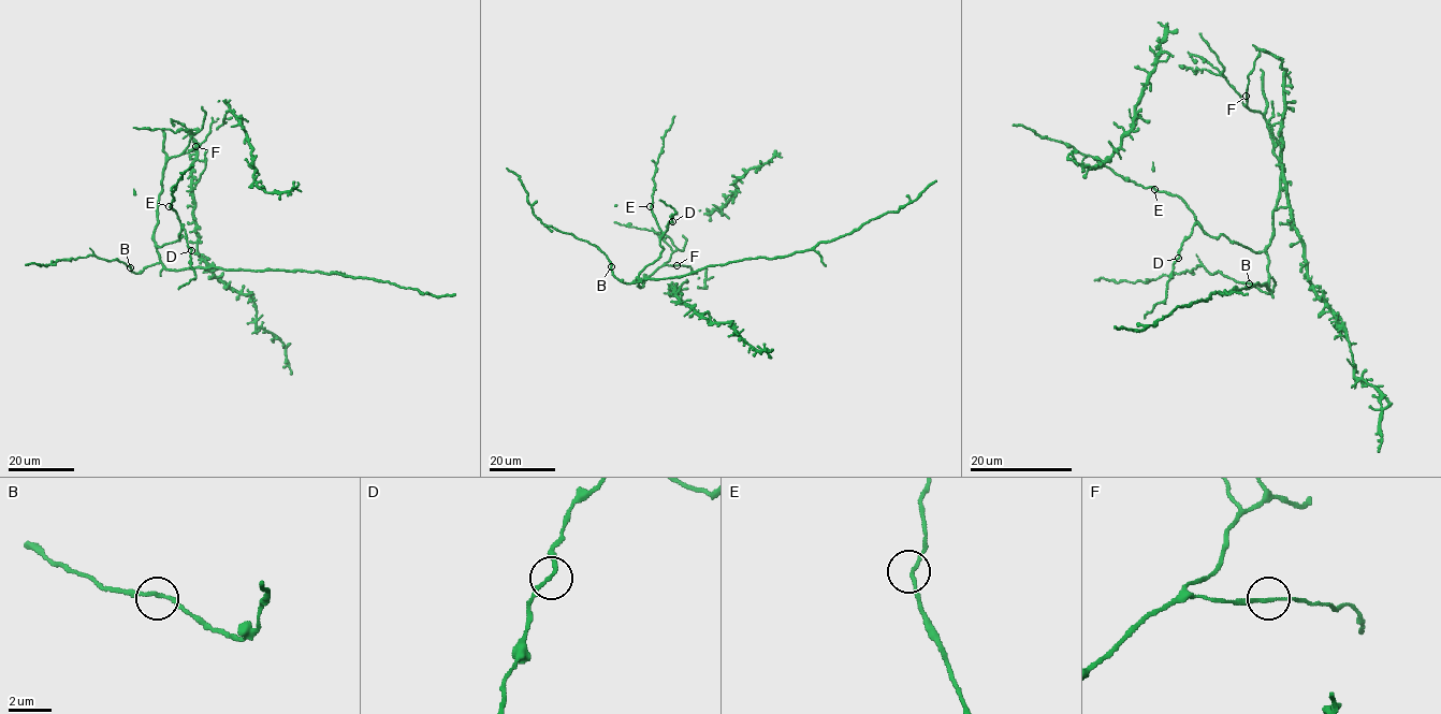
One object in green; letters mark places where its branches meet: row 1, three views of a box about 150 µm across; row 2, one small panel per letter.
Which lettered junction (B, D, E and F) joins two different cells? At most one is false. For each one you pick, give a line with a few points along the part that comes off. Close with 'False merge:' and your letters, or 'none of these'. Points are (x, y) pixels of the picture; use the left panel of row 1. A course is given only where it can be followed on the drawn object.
False merge: none of these

